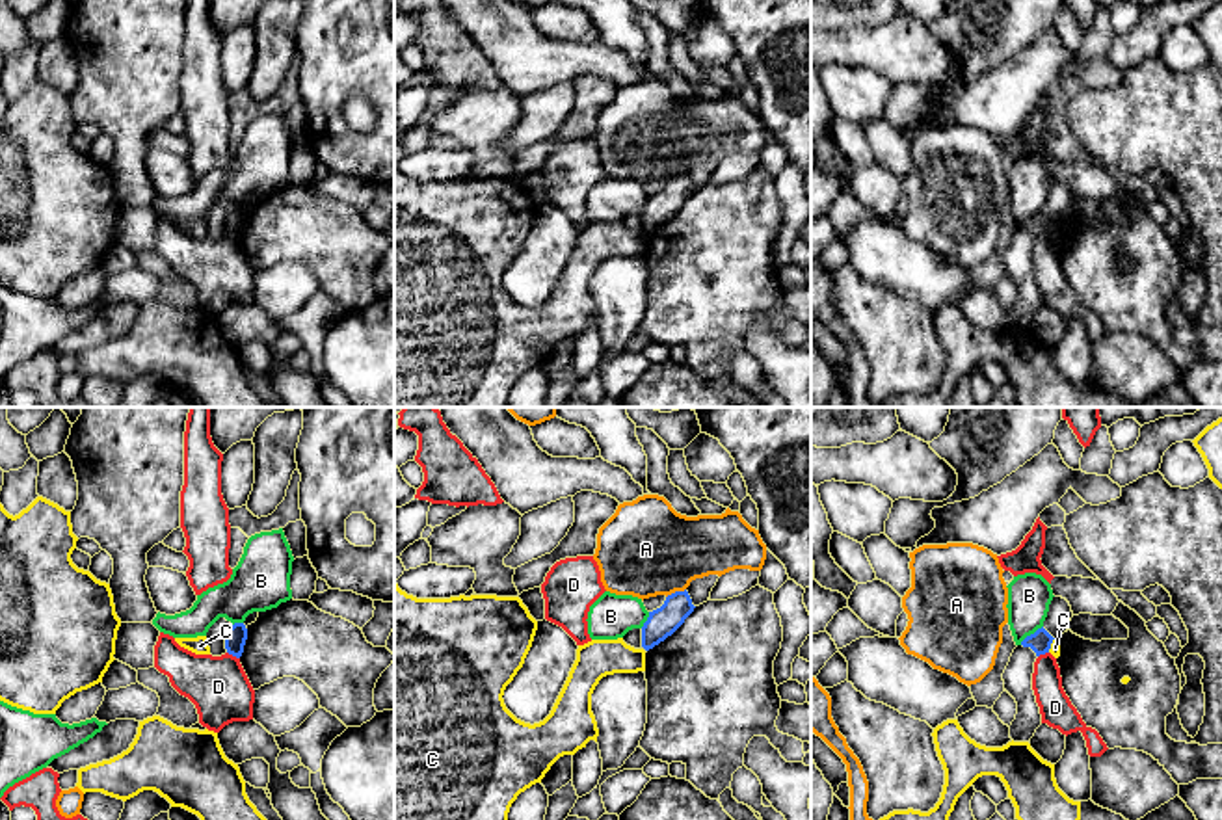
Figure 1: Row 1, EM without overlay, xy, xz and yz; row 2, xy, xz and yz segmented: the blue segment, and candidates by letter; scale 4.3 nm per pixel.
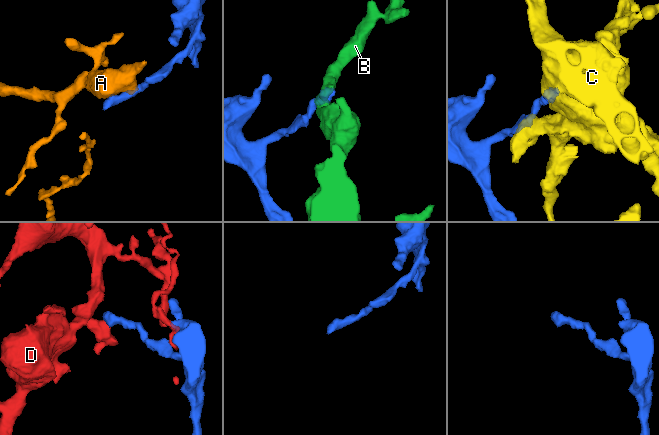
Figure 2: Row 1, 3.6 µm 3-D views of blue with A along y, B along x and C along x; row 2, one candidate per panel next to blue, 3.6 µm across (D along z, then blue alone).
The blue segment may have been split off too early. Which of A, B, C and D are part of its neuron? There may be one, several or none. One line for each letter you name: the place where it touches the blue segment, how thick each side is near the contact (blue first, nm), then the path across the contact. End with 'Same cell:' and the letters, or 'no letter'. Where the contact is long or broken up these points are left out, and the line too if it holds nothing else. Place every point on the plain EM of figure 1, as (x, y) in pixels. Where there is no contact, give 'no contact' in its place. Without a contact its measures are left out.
Same cell: no letter

